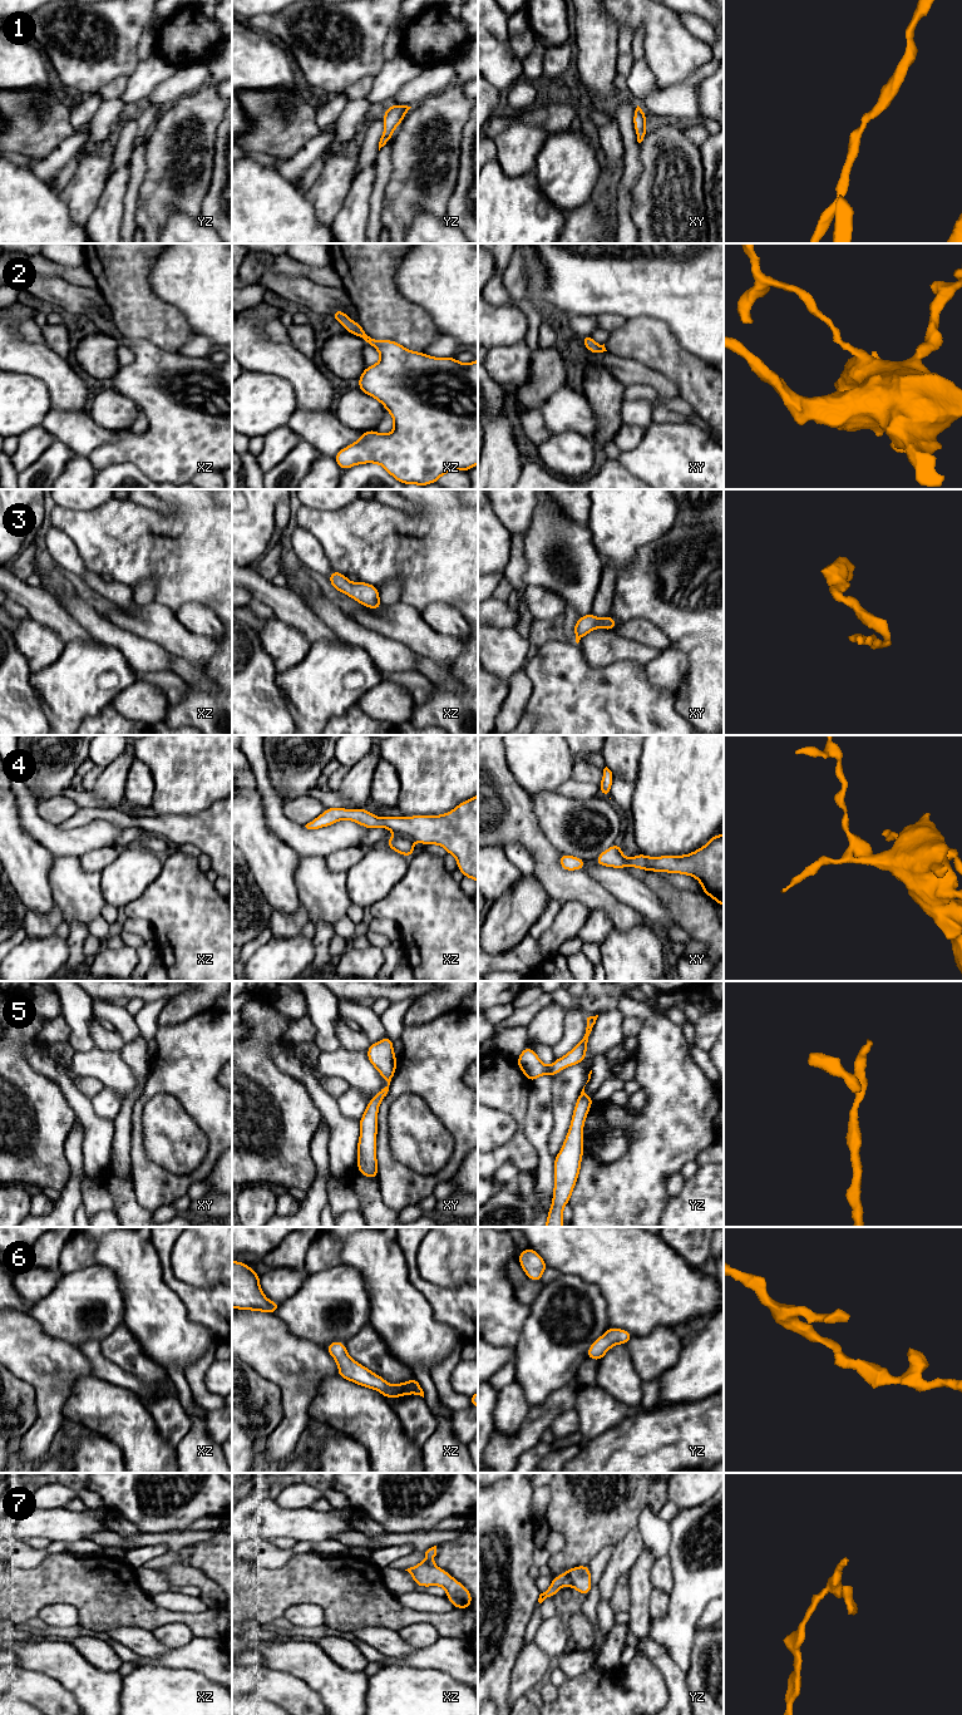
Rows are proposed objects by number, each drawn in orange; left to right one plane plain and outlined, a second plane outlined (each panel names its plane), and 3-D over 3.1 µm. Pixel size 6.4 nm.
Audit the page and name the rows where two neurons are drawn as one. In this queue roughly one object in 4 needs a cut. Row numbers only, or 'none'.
none

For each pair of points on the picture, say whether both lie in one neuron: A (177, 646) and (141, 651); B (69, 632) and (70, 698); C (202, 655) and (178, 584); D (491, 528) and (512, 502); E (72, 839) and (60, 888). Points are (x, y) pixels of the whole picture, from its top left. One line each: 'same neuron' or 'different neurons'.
A: different neurons
B: different neurons
C: different neurons
D: different neurons
E: different neurons

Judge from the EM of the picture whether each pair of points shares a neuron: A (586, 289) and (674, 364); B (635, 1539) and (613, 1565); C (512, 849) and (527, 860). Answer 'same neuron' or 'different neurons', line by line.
A: different neurons
B: same neuron
C: same neuron

